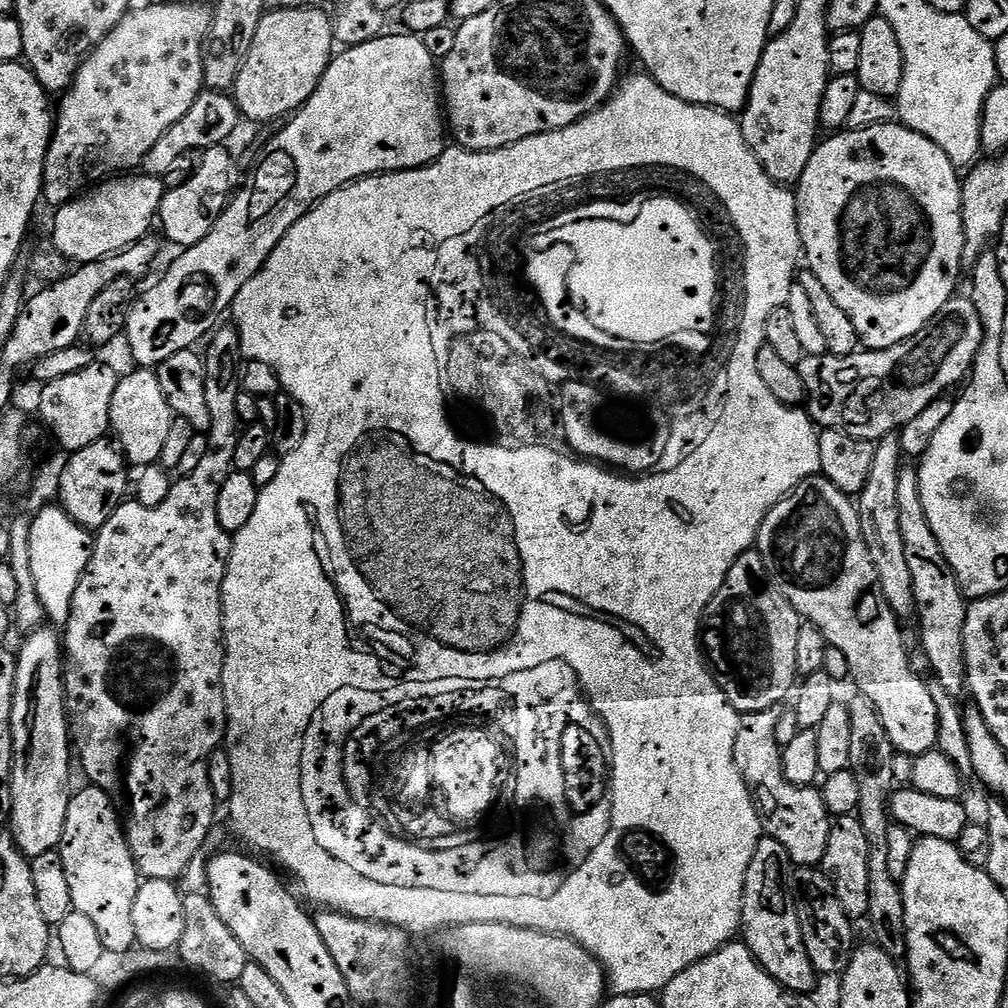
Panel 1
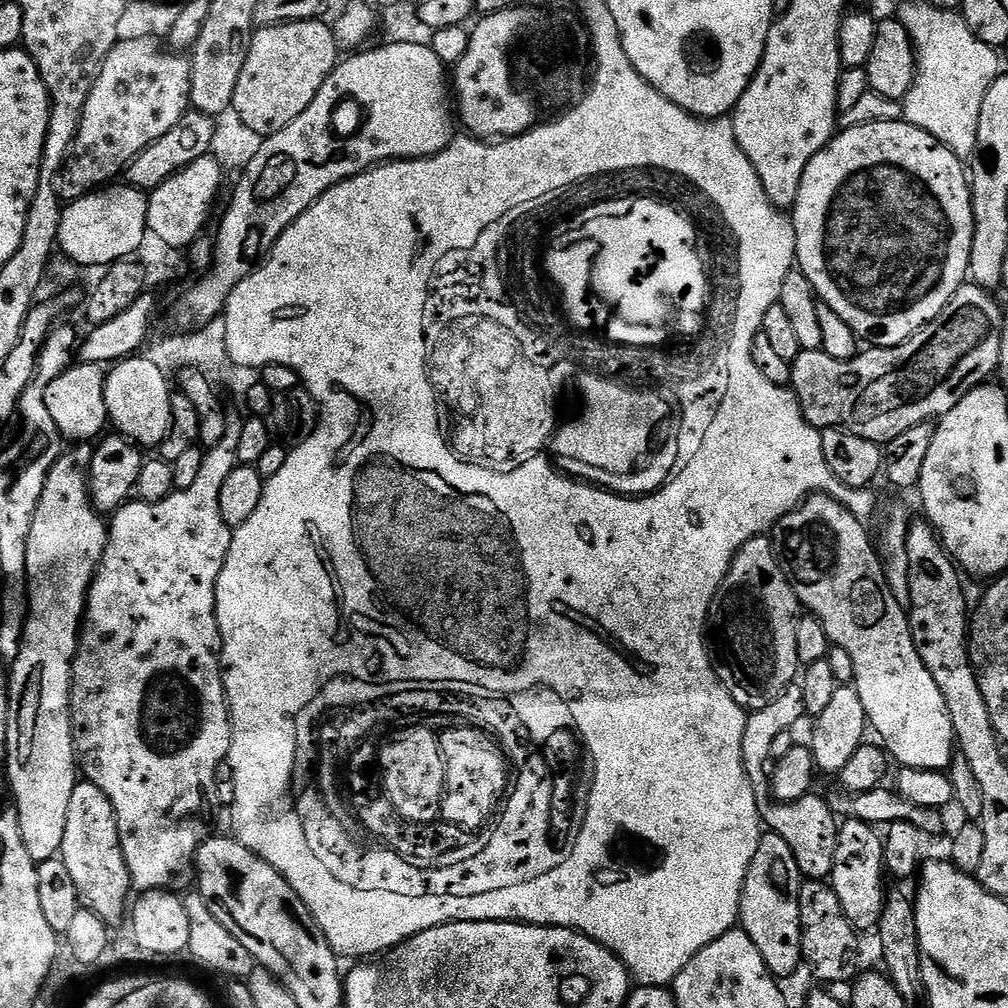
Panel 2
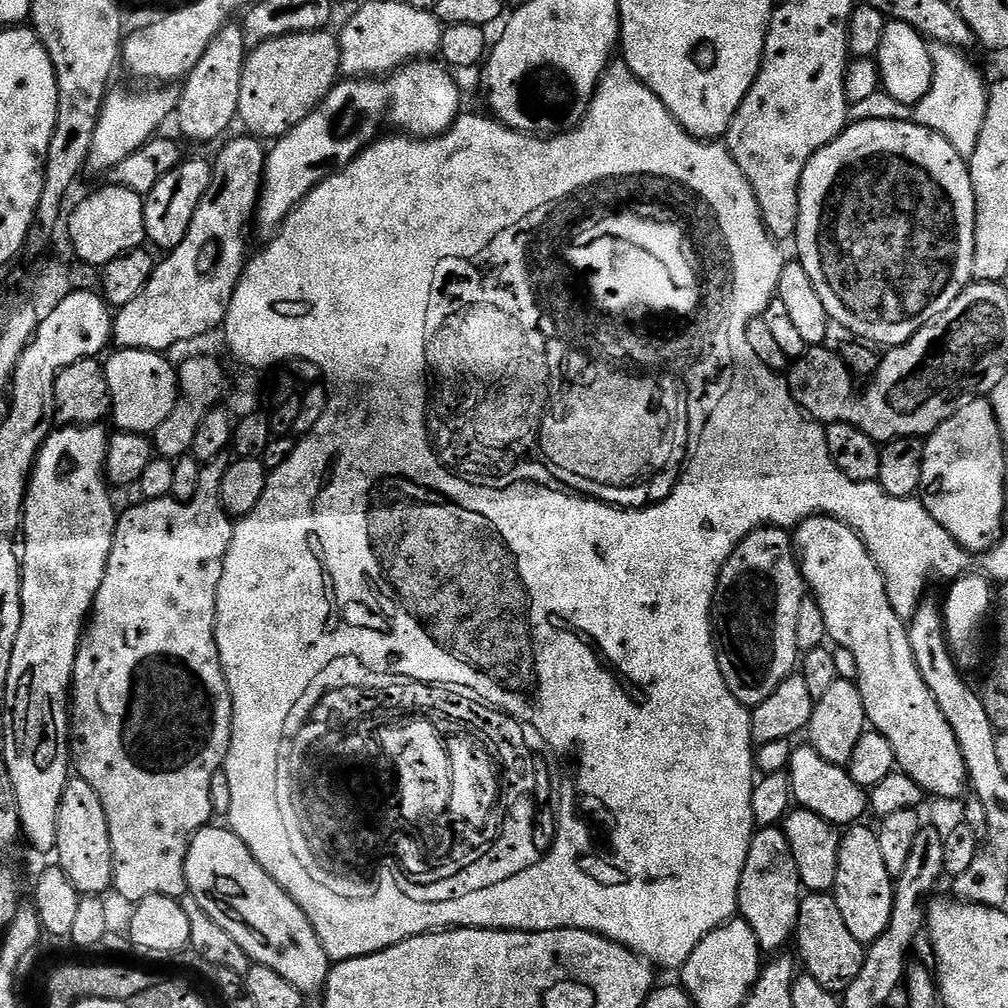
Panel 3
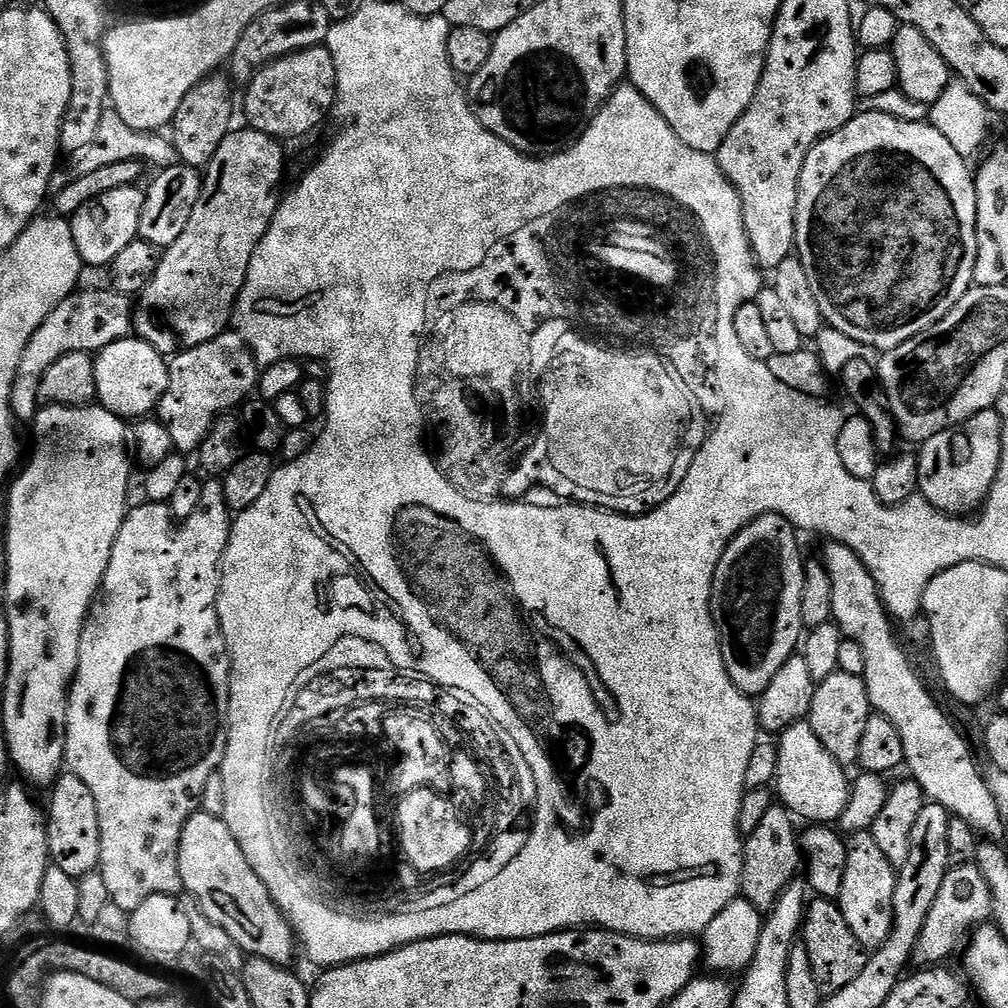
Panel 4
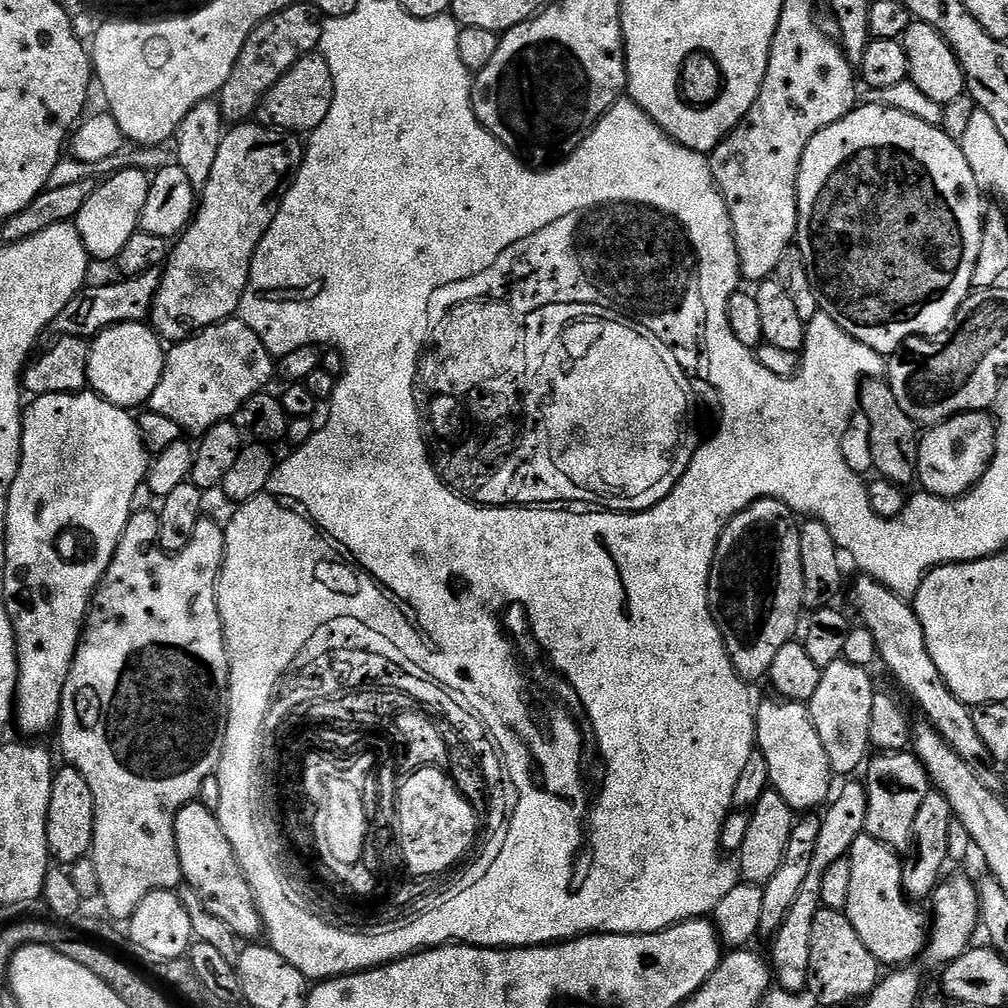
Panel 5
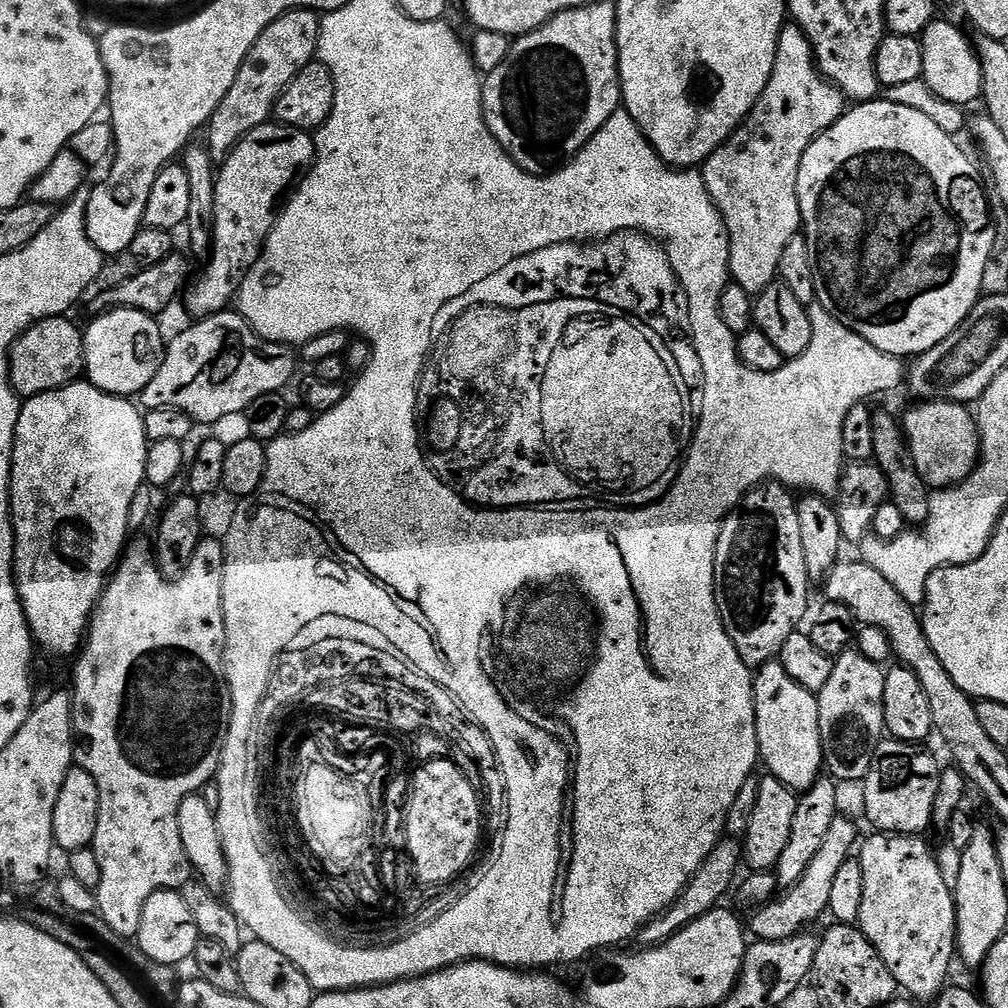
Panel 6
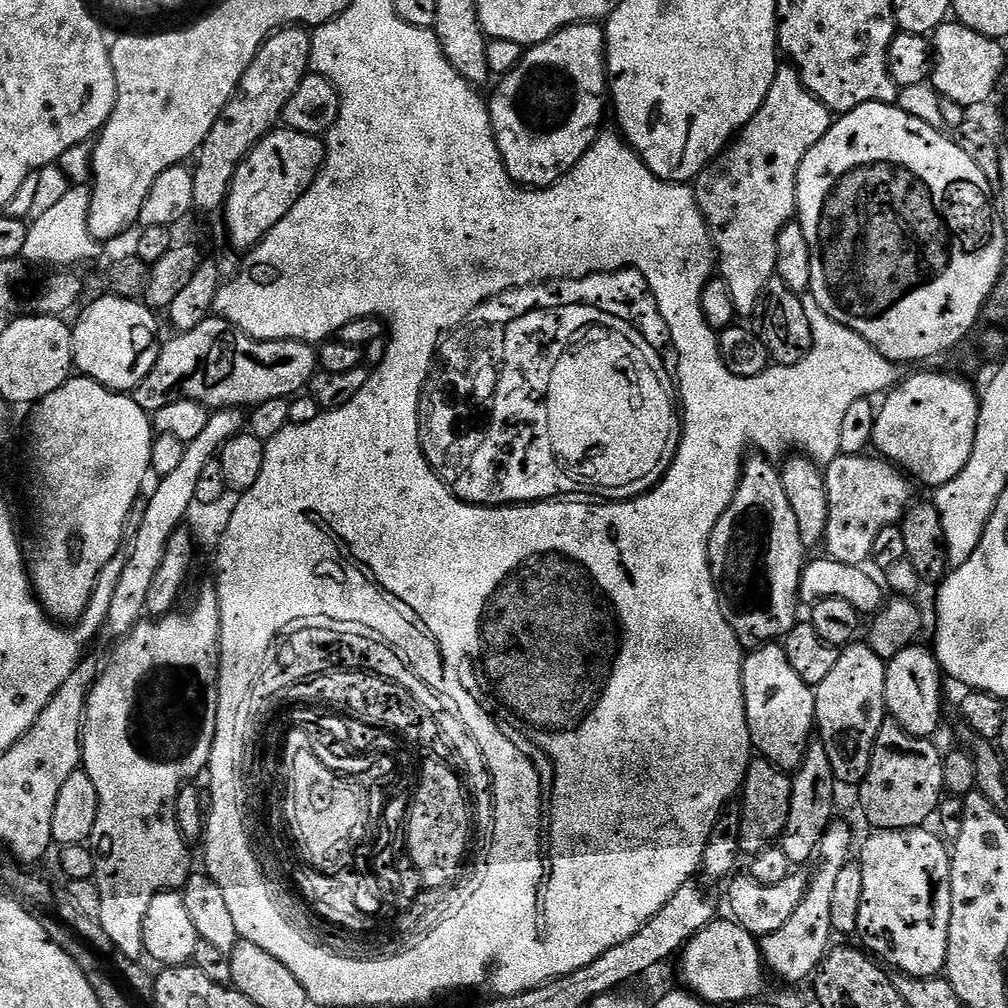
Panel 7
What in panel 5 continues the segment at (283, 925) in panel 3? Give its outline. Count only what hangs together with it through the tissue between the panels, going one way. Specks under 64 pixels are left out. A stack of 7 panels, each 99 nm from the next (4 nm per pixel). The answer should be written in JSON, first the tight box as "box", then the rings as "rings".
{"box":[176,802,262,937],"rings":[[[199,802],[185,806],[176,815],[176,845],[183,883],[188,884],[187,887],[196,892],[198,898],[202,898],[206,910],[210,910],[210,914],[216,918],[222,918],[222,922],[226,922],[226,926],[230,926],[230,930],[234,930],[237,936],[259,937],[256,935],[261,935],[262,921],[256,899],[226,834],[222,834],[215,811],[205,808]]]}

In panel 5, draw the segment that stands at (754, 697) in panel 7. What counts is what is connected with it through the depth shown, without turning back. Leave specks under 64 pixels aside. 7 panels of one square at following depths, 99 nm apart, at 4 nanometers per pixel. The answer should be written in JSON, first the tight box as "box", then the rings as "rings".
{"box":[756,699,834,813],"rings":[[[771,699],[756,708],[756,748],[765,756],[769,766],[771,791],[782,794],[782,798],[786,798],[786,802],[792,807],[793,813],[815,813],[829,803],[834,792],[834,787],[832,788],[834,773],[830,766],[830,758],[826,758],[822,738],[818,738],[818,730],[814,730],[814,722],[808,713],[808,705],[798,704],[795,700]]]}

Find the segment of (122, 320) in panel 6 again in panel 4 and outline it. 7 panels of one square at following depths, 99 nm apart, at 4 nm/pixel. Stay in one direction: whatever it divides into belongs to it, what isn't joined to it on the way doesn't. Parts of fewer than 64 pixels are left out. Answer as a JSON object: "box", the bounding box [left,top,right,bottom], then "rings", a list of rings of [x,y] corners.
{"box":[94,338,168,422],"rings":[[[139,338],[119,340],[95,353],[94,359],[96,362],[96,400],[99,407],[110,410],[128,422],[151,417],[159,409],[160,399],[166,394],[168,385],[168,360],[158,350],[154,350],[150,342]]]}

